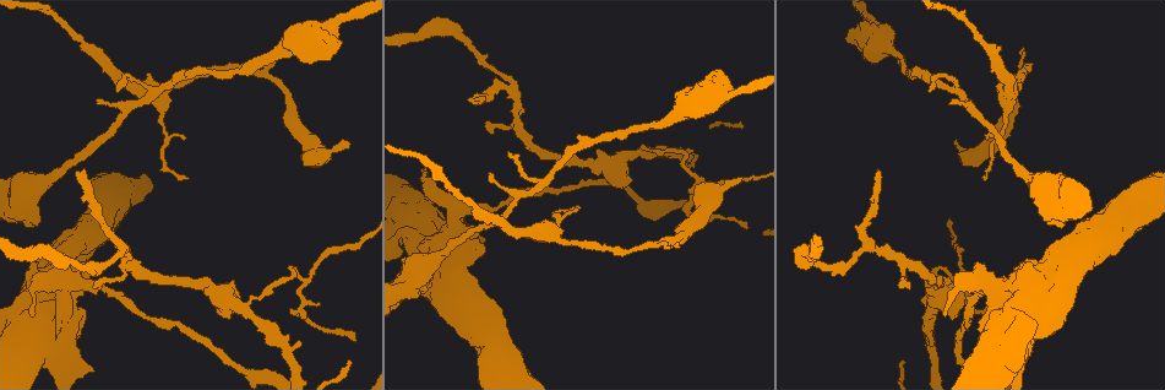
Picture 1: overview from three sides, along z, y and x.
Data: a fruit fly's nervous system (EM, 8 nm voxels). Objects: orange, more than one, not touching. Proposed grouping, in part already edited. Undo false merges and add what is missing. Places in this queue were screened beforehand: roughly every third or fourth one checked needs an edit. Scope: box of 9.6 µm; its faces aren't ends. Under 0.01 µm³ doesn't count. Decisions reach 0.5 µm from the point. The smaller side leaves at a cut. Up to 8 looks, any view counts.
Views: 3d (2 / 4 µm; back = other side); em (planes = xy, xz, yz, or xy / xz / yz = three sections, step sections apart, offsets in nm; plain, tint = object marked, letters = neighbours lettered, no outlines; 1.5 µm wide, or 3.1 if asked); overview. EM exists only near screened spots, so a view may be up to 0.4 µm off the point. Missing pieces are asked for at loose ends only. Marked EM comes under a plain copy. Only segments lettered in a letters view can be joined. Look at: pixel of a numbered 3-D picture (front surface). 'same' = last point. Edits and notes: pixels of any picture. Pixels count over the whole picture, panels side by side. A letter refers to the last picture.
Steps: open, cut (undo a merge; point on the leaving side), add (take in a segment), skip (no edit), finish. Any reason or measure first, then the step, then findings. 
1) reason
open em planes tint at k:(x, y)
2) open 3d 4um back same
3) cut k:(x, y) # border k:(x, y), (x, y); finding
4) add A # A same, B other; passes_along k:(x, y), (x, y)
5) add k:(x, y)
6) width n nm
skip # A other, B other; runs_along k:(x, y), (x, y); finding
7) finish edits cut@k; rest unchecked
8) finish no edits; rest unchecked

thick turns thin
open 3d 4um at 1:(810, 262)

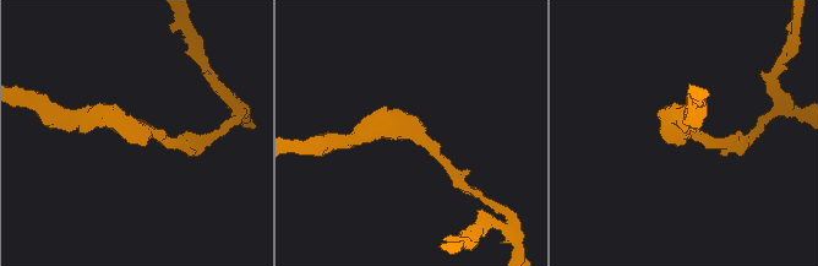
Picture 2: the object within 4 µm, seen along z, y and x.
arm_widths 170, 300 nm
open em planes letters at 2:(422, 135)

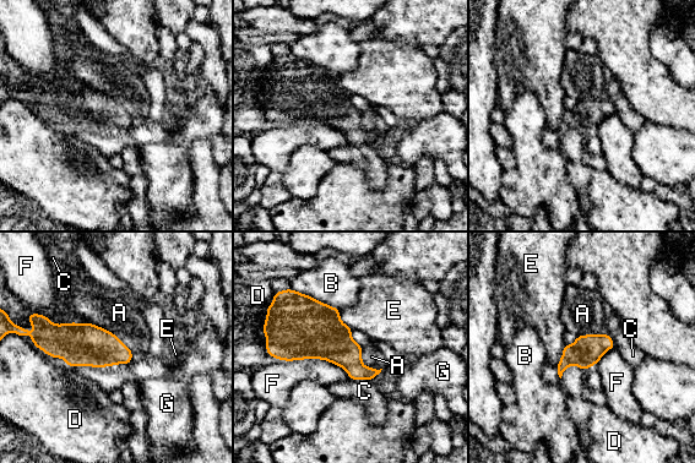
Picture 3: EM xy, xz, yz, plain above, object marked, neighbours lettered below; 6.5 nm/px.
skip # A other, B other, C other, D other, E other, F other, G other; continuous, no second neuron

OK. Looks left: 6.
tapers out
open 3d 4um at 1:(75, 174)

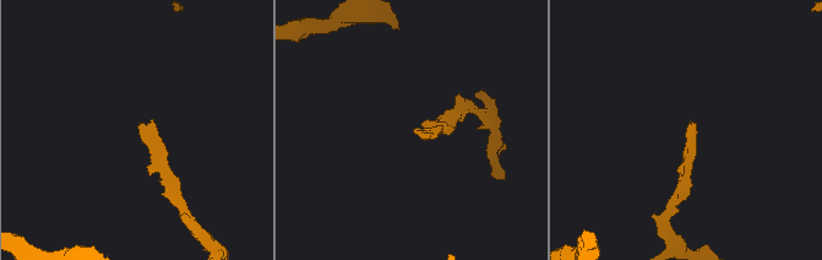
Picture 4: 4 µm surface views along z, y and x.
open em yz step 4 tint at 4:(142, 123)

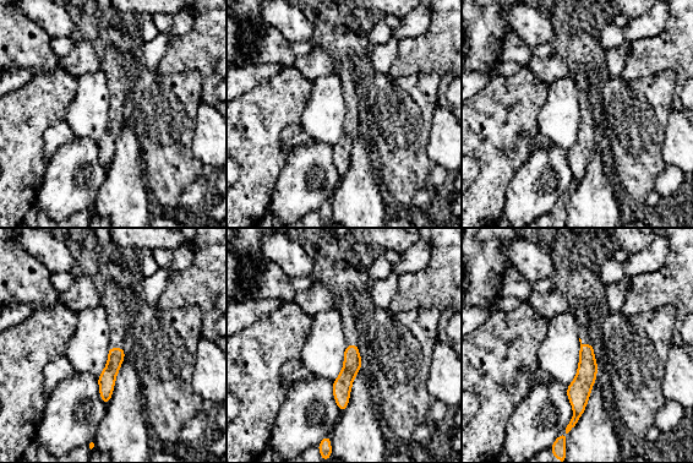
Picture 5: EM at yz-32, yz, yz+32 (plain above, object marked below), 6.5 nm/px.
open em planes letters same

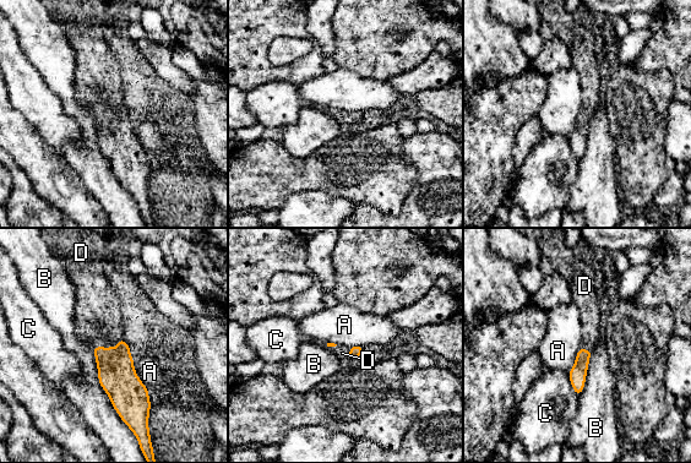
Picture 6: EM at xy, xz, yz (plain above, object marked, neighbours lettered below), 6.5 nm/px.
add D # A other, B other, C other, D same; it goes on there

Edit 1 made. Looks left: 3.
see it whole again
open overview

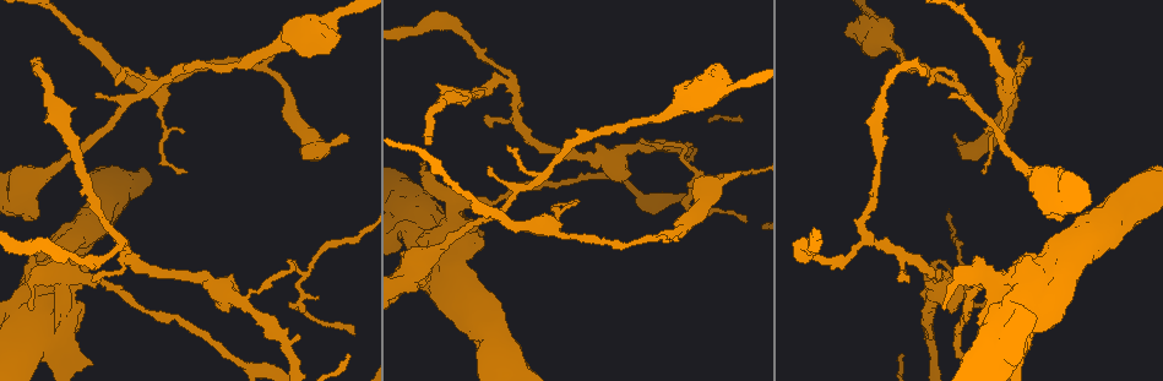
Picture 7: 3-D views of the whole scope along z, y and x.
a fork
open em xz step 4 tint at 7:(905, 252)

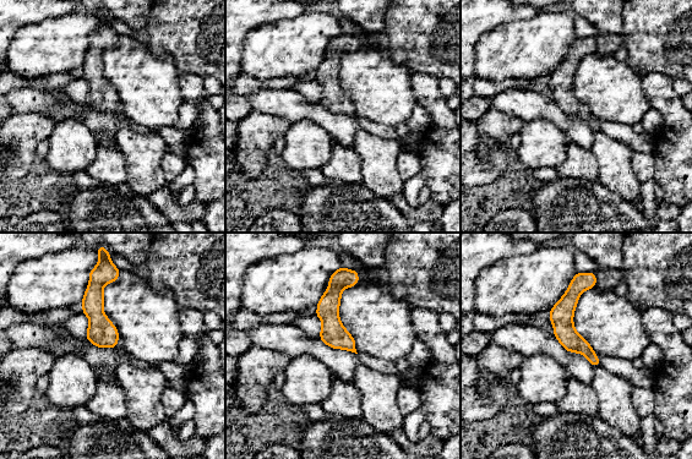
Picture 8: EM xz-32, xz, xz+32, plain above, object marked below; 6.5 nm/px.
open em xz step 4 letters same

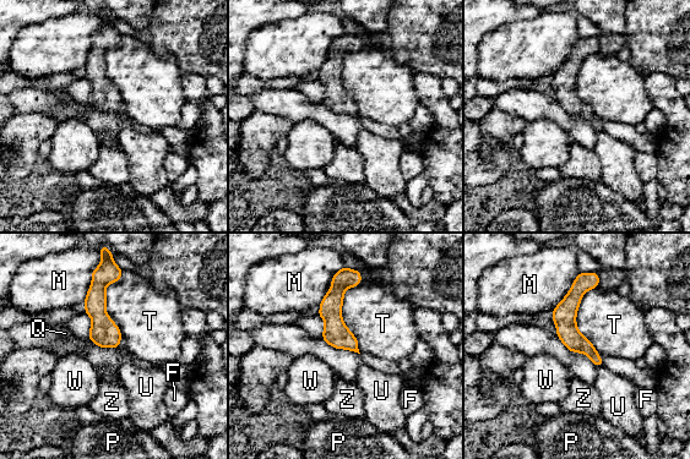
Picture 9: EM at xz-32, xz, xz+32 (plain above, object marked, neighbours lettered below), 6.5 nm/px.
width 140 nm
skip # F other, M other, P other, Q other, T other, U other, W other, Z other; border 9:(360, 272), (341, 309), (359, 353); one neuron here

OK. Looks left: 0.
finish edits add@6; rest unchecked

